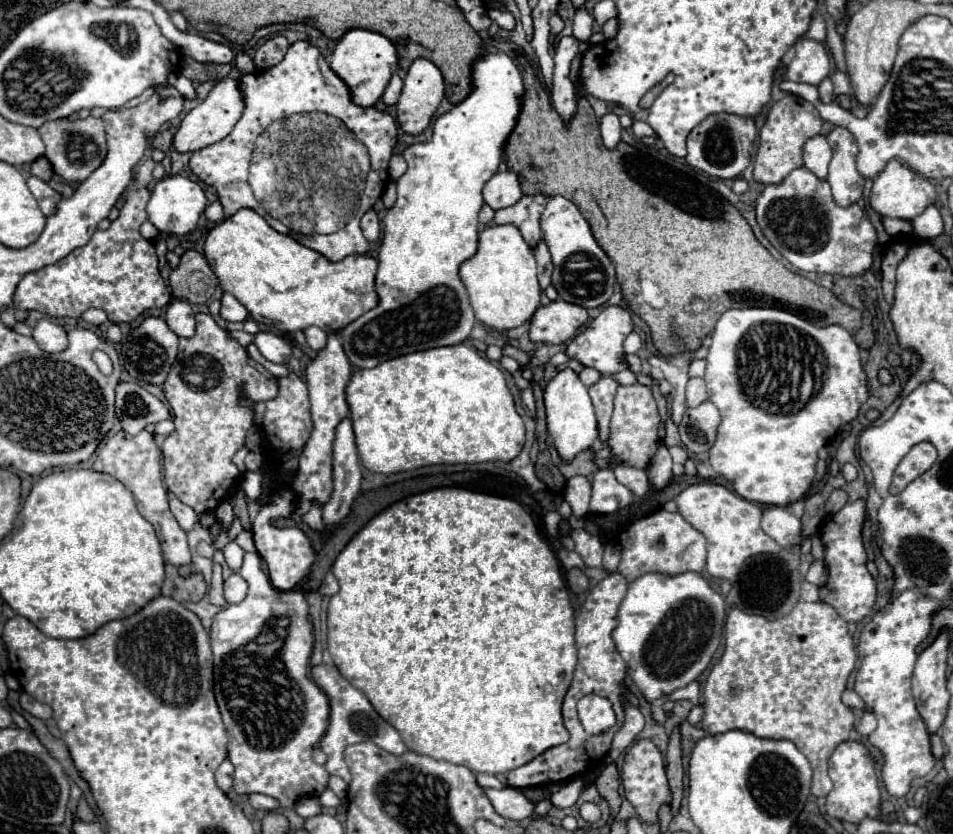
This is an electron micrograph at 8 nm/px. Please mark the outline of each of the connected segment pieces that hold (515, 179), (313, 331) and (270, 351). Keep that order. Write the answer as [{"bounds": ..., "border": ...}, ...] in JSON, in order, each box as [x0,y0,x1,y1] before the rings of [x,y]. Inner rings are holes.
[{"bounds":[483,170,523,210],"border":[[[511,170],[497,172],[483,188],[483,198],[493,210],[513,206],[515,202],[519,202],[521,196],[523,192],[519,186],[519,176]]]},{"bounds":[305,326,327,350],"border":[[[311,326],[305,330],[305,336],[307,336],[307,344],[313,348],[313,350],[323,350],[327,346],[327,332],[317,328],[317,326]]]},{"bounds":[255,332,291,364],"border":[[[259,332],[255,336],[255,346],[263,354],[263,358],[275,364],[285,364],[291,356],[291,346],[273,332]]]}]

